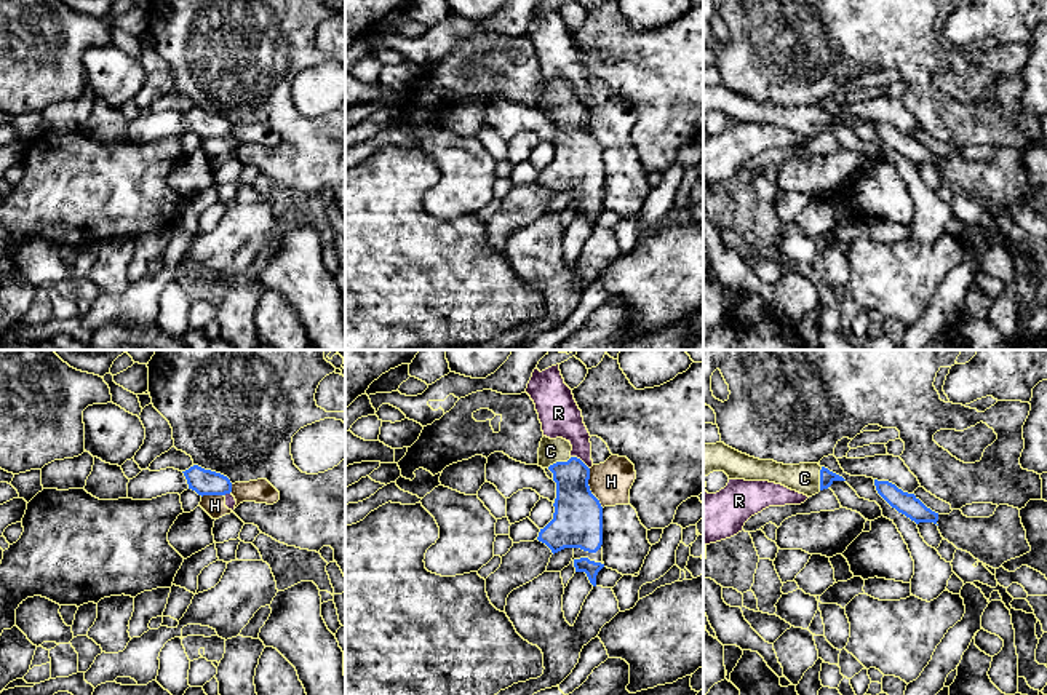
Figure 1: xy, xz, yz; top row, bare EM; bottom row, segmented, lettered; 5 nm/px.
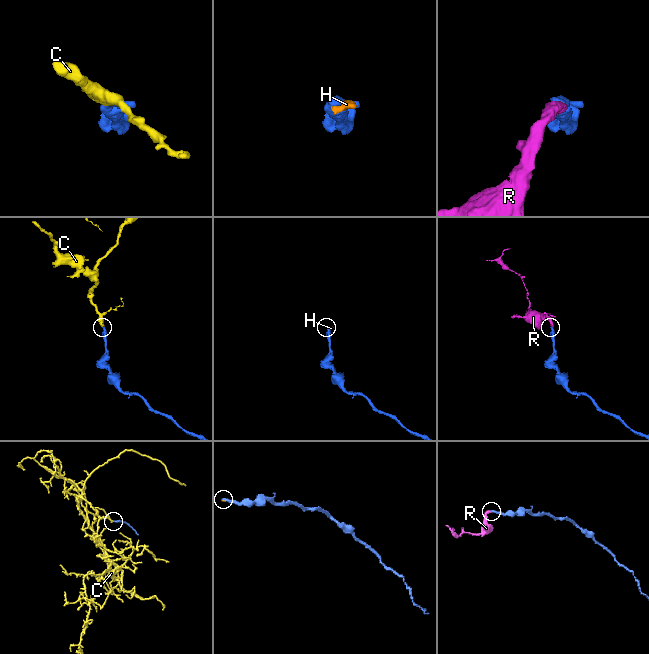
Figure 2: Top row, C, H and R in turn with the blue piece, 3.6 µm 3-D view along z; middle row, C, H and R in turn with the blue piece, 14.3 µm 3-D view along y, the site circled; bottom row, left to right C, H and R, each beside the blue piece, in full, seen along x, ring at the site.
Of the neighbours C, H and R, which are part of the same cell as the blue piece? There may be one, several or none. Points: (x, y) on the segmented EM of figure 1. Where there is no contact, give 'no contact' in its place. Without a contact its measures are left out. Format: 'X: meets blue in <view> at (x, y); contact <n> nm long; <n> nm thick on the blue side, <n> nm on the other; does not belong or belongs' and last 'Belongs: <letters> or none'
C: meets blue in xz at (558, 462); contact 140 nm long; 220 nm thick on the blue side, 120 nm on the other; belongs
H: meets blue in xz at (589, 488); contact 220 nm long; 260 nm thick on the blue side, 200 nm on the other; does not belong
R: meets blue in xz at (581, 460); contact 120 nm long; 220 nm thick on the blue side, 200 nm on the other; does not belong
Belongs: C

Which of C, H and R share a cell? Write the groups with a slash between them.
C / H R

